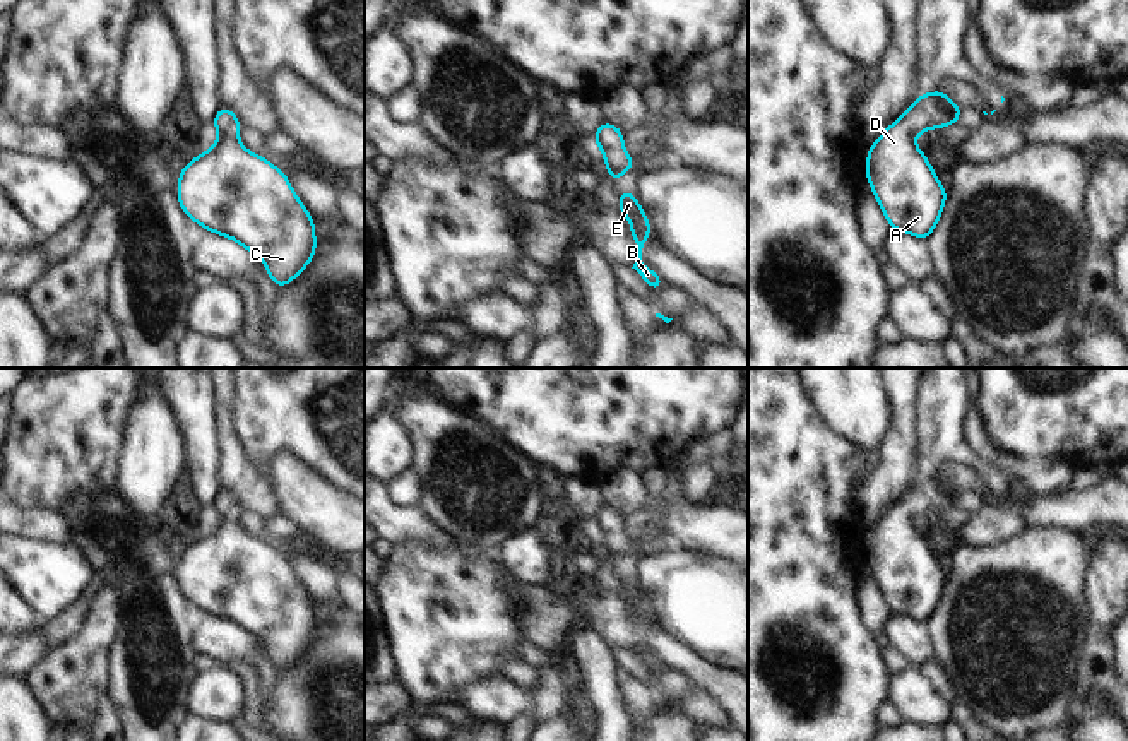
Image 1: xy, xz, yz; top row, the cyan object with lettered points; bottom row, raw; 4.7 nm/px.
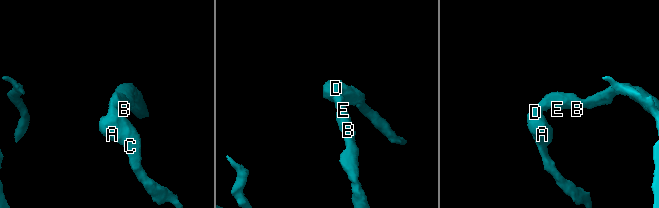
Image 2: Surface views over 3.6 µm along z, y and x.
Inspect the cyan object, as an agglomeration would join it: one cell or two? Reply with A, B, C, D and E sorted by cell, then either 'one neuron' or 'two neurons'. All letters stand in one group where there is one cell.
groups A B C D E; one neuron

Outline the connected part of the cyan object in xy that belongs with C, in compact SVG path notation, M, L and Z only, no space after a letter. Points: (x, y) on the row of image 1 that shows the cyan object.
M219 106L212 125L219 130L217 144L192 159L180 173L178 204L187 217L199 222L204 229L228 236L241 246L258 255L277 288L289 284L310 262L315 253L313 217L306 212L296 193L293 192L282 169L274 168L258 154L248 152L238 142L241 125L233 111Z

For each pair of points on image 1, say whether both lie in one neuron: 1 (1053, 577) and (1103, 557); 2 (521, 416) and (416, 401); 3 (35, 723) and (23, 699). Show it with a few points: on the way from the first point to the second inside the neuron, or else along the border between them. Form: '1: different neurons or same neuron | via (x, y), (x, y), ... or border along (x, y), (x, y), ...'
1: different neurons | border along (1092, 546), (1086, 572), (1086, 601)
2: different neurons | border along (461, 411), (485, 425)
3: same neuron | via (29, 717), (23, 711), (23, 704)

